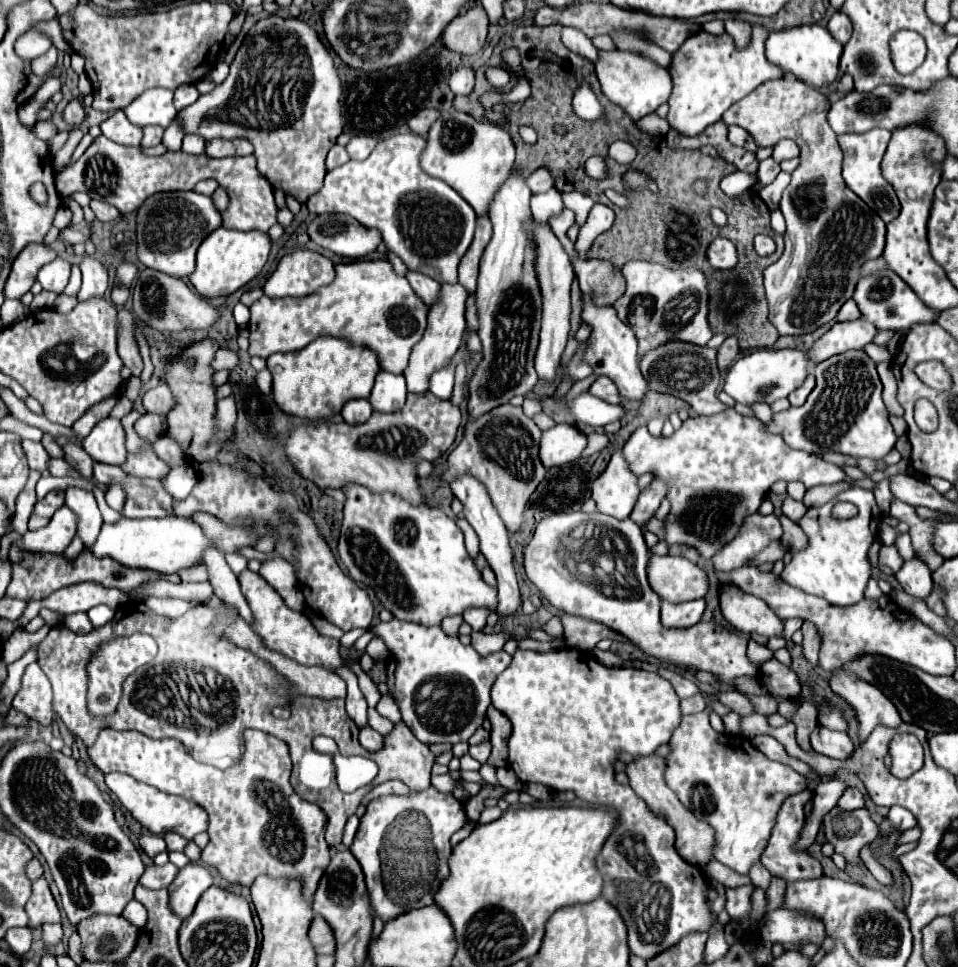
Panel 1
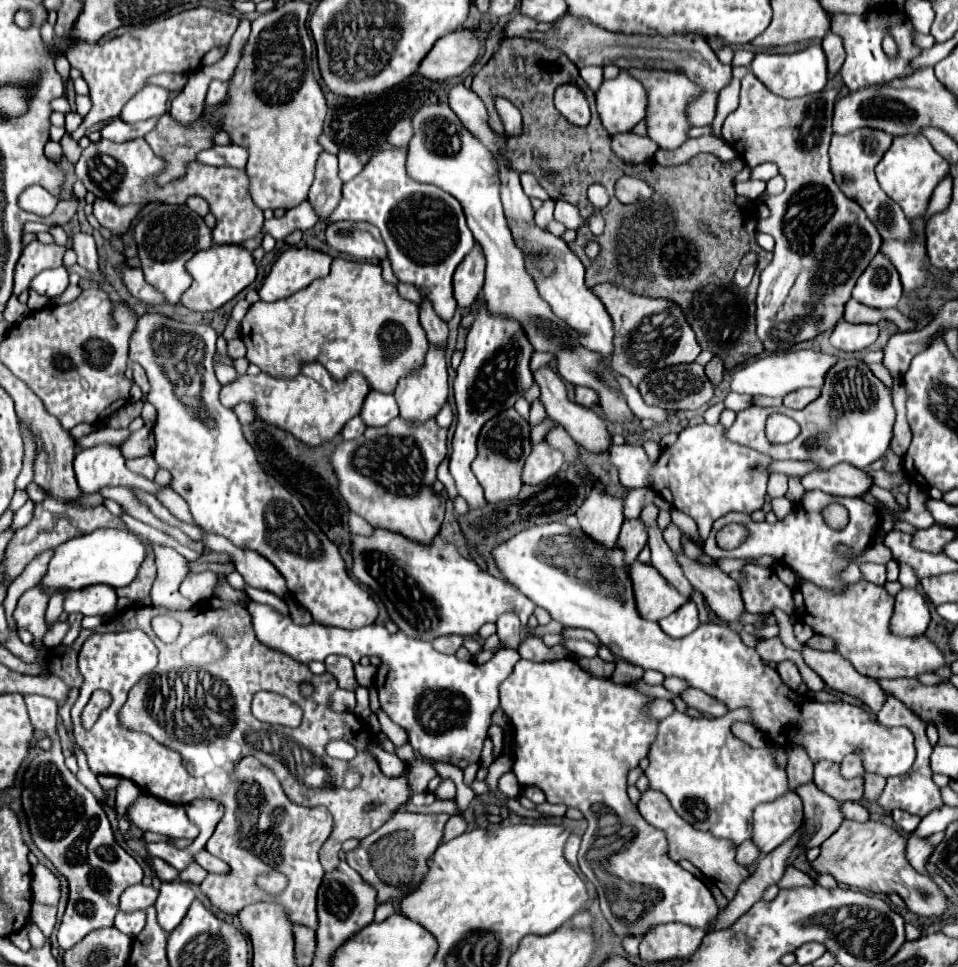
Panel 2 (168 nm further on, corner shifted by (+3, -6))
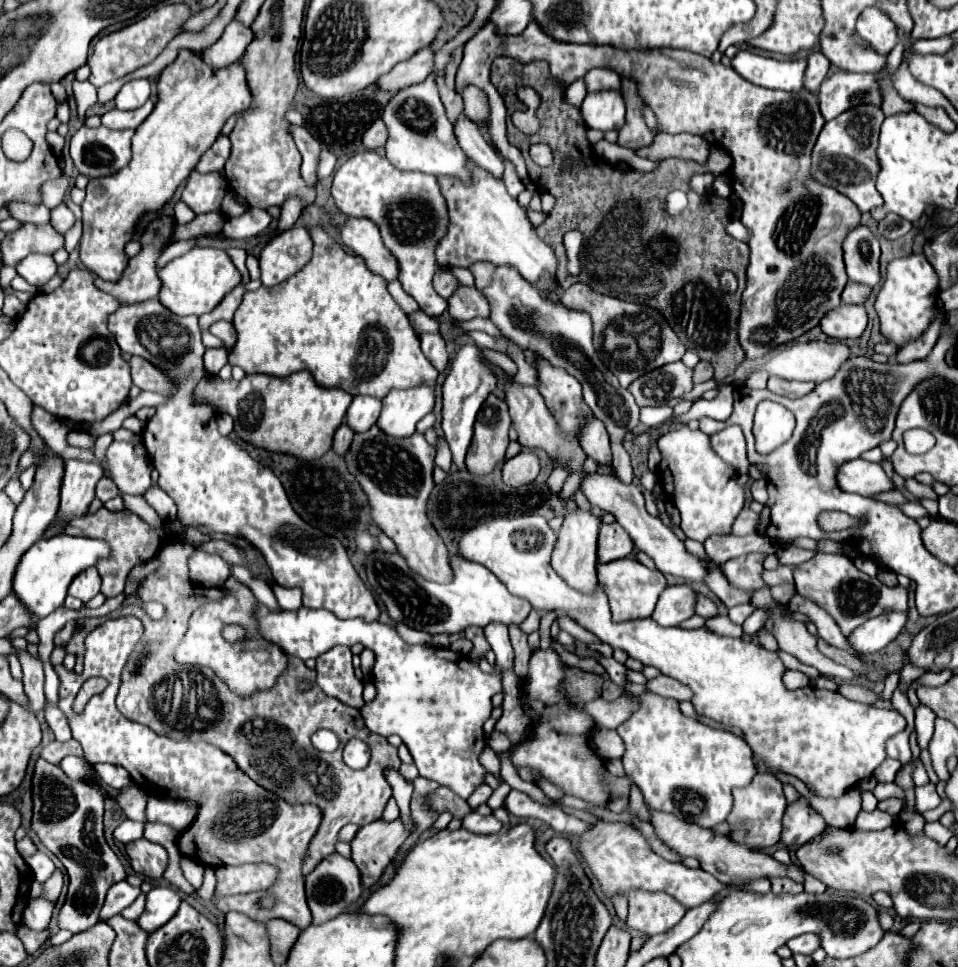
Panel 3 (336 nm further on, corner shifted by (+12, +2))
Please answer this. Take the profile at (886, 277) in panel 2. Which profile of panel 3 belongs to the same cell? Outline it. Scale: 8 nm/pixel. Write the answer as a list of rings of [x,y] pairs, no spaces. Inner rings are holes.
[[[858,224],[854,232],[848,232],[842,248],[848,278],[854,282],[876,286],[880,282],[880,244],[876,236],[864,224]]]

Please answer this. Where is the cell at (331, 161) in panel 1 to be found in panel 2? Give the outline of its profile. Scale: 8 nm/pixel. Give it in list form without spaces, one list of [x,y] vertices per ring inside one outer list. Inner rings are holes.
[[[323,152],[317,160],[317,172],[315,172],[315,182],[311,186],[309,198],[315,206],[317,212],[329,214],[341,200],[341,178],[339,178],[339,168],[337,168],[337,156]]]

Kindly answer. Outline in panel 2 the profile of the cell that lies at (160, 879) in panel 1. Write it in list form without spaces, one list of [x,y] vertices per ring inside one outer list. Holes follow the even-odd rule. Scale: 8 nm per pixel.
[[[135,884],[135,886],[129,886],[129,888],[121,894],[121,904],[119,904],[119,908],[121,908],[123,912],[145,910],[147,906],[155,904],[157,896],[159,896],[159,890],[155,890],[153,886]]]

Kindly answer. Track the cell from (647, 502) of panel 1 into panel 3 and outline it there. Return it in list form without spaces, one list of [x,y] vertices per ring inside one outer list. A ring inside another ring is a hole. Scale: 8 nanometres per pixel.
[[[614,522],[614,524],[602,524],[600,526],[600,540],[598,540],[598,562],[612,562],[630,556],[634,550],[632,540],[626,536],[626,530]]]

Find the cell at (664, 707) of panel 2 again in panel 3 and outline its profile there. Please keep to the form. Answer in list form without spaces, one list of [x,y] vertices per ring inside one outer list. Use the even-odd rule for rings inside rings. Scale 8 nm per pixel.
[[[624,692],[614,702],[604,702],[602,698],[598,698],[594,702],[586,702],[584,708],[586,708],[586,712],[590,716],[594,716],[594,720],[596,720],[598,726],[616,728],[618,724],[622,724],[636,710],[636,702],[632,702],[630,694]]]

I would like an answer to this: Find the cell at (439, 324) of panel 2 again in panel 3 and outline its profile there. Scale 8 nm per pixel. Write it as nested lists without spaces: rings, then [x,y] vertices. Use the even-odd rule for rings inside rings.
[[[422,334],[420,342],[422,342],[422,352],[432,362],[432,366],[438,372],[444,372],[448,368],[448,352],[446,352],[446,344],[444,344],[442,336]]]

